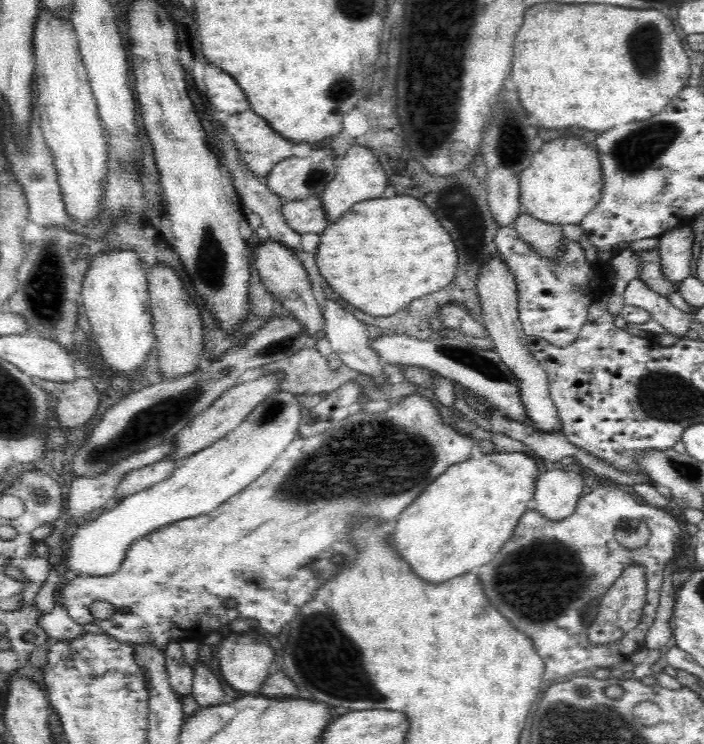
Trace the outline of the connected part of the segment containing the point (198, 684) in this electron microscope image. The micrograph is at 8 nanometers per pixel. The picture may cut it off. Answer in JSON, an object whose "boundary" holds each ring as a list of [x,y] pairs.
{"boundary":[[[204,663],[193,666],[193,683],[191,695],[201,707],[209,707],[222,703],[224,691],[220,680],[216,678],[210,667]]]}

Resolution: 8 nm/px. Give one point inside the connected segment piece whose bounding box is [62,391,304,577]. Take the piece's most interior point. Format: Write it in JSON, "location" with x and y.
{"location":[202,481]}

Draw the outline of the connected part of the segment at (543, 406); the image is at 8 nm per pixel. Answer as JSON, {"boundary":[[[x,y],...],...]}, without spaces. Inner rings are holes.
{"boundary":[[[499,253],[484,263],[484,270],[482,270],[477,284],[482,322],[494,343],[493,351],[500,356],[500,359],[518,379],[520,399],[527,411],[530,424],[540,431],[554,432],[556,424],[560,422],[560,417],[556,405],[550,397],[549,378],[528,349],[530,342],[519,319],[517,284],[512,271],[504,263],[504,259]]]}

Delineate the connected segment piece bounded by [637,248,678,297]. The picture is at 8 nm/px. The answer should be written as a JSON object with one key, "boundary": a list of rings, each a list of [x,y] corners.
{"boundary":[[[658,248],[640,251],[638,255],[640,255],[640,258],[637,278],[639,278],[647,288],[664,297],[677,291],[678,286],[676,286],[676,283],[668,281],[668,279],[664,277],[664,273],[662,273]]]}

